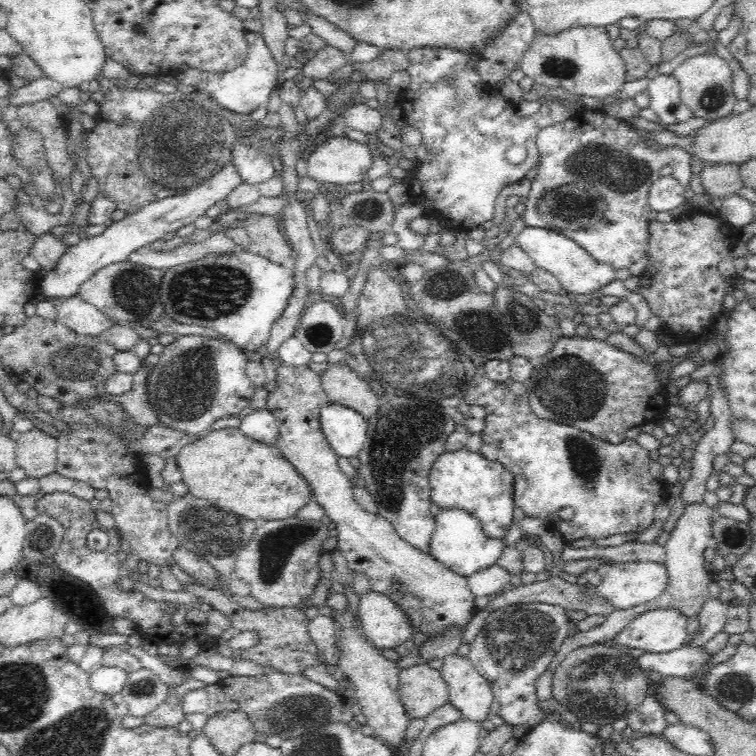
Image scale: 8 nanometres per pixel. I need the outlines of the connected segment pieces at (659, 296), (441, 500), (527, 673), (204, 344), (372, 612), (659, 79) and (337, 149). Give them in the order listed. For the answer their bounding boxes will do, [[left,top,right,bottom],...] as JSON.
[[637,212,737,342],[429,448,516,539],[467,603,570,733],[147,335,255,436],[359,590,414,649],[647,74,694,125],[307,134,372,185]]

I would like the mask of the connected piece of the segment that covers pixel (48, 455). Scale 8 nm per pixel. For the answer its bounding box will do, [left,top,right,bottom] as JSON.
[16,429,57,478]

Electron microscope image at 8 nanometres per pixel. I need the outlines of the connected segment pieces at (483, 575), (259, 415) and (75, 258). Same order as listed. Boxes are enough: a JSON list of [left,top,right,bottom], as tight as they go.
[[467,563,511,597],[238,409,276,444],[39,160,242,302]]

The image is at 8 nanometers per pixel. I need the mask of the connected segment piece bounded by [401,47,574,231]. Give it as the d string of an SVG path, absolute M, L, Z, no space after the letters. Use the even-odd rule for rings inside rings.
M419 47L408 52L410 84L401 91L401 102L406 112L408 126L422 133L425 161L417 164L414 184L409 188L409 200L417 209L431 210L431 214L452 231L469 231L481 226L494 216L494 204L502 188L525 178L528 170L537 168L541 161L541 151L537 147L538 134L544 128L569 120L574 112L564 107L559 100L541 101L537 116L517 117L517 107L507 101L496 86L482 82L472 64L472 54L468 51L439 47ZM455 76L455 89L444 83L444 78ZM512 146L524 146L526 158L518 164L508 161L506 153Z

